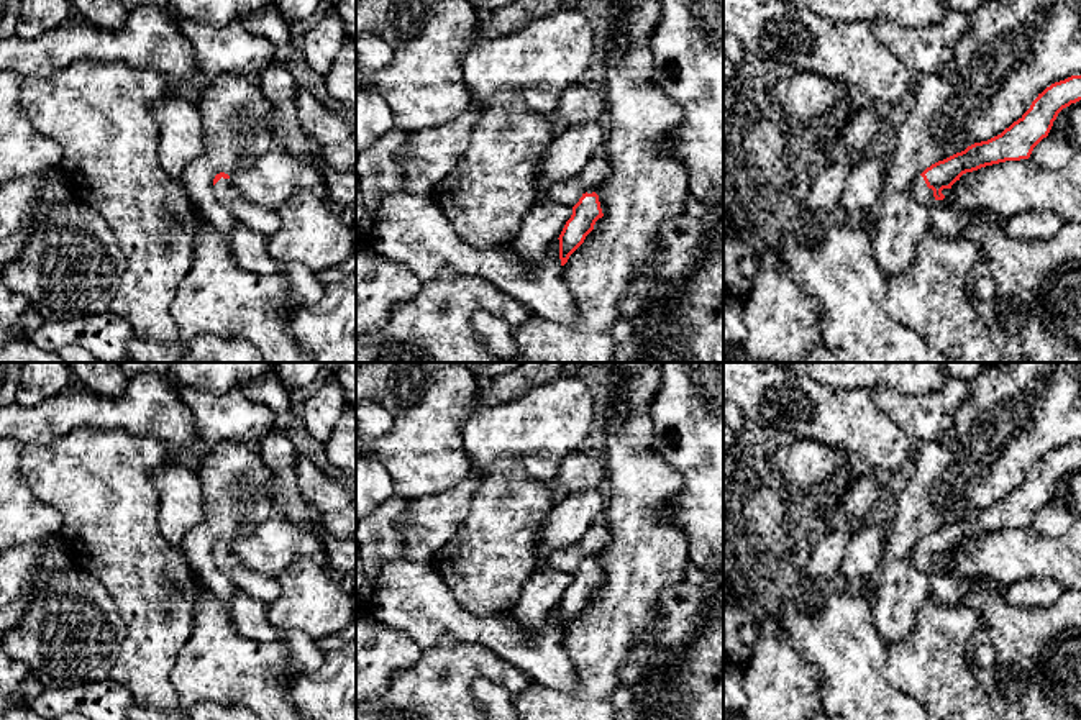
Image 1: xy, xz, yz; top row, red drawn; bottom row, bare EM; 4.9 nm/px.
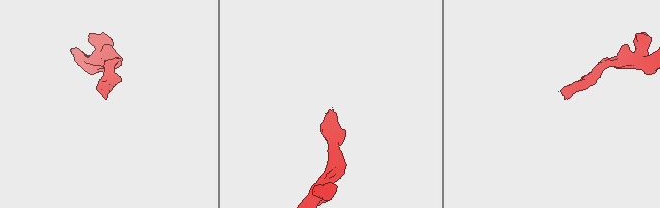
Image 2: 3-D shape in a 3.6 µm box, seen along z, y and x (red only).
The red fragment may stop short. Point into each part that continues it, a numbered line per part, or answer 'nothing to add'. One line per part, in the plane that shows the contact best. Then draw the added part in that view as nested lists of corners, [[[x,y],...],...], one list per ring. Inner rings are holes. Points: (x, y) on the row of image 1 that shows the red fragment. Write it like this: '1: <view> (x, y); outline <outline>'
1: yz (919, 192); outline [[[919,175],[914,182],[912,182],[912,187],[910,187],[910,192],[909,192],[909,197],[924,205],[925,208],[928,210],[933,210],[937,207],[945,207],[946,205],[946,198],[943,200],[937,200],[933,197],[933,190],[927,187],[925,180],[922,175]]]

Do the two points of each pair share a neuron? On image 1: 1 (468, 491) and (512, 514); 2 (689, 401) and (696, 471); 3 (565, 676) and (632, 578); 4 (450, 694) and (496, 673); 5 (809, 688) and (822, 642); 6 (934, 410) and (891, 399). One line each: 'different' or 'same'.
1: different
2: same
3: different
4: same
5: different
6: same

